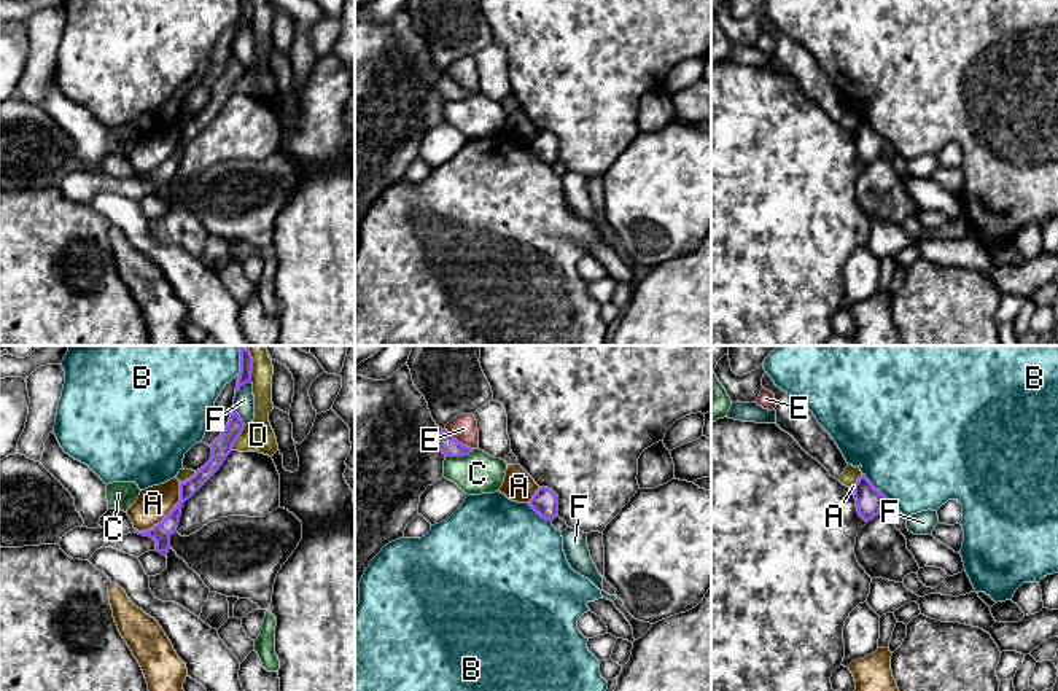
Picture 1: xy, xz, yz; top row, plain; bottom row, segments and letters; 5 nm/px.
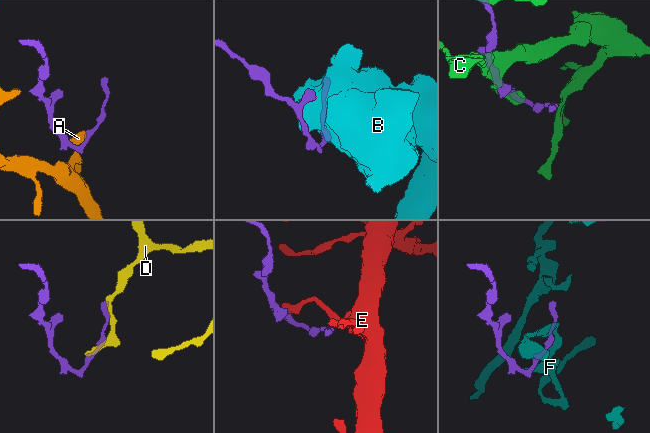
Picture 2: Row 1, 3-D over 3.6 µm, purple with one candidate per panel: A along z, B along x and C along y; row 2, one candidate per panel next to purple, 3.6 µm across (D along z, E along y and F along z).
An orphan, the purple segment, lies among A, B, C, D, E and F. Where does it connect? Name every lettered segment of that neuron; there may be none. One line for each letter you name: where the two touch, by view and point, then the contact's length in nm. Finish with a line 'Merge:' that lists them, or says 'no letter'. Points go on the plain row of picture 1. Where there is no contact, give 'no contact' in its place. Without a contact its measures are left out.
Merge: no letter

